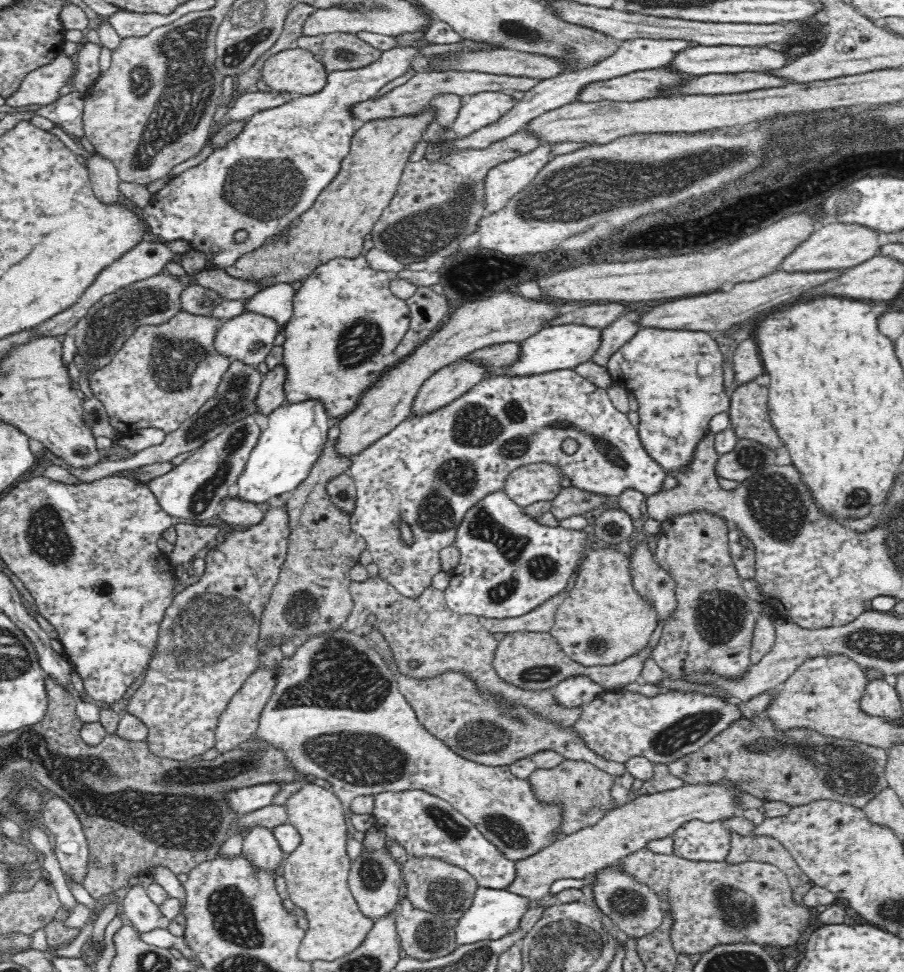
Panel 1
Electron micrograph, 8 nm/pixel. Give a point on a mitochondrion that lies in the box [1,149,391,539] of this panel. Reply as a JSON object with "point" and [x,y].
{"point":[263,188]}

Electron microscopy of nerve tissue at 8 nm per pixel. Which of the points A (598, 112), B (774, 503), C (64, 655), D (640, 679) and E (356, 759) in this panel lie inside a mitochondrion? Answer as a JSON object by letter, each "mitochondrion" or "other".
{"A":"other","B":"mitochondrion","C":"other","D":"other","E":"mitochondrion"}

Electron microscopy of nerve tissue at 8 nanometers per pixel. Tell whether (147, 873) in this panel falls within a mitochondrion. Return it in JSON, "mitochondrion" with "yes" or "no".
{"mitochondrion":"no"}

